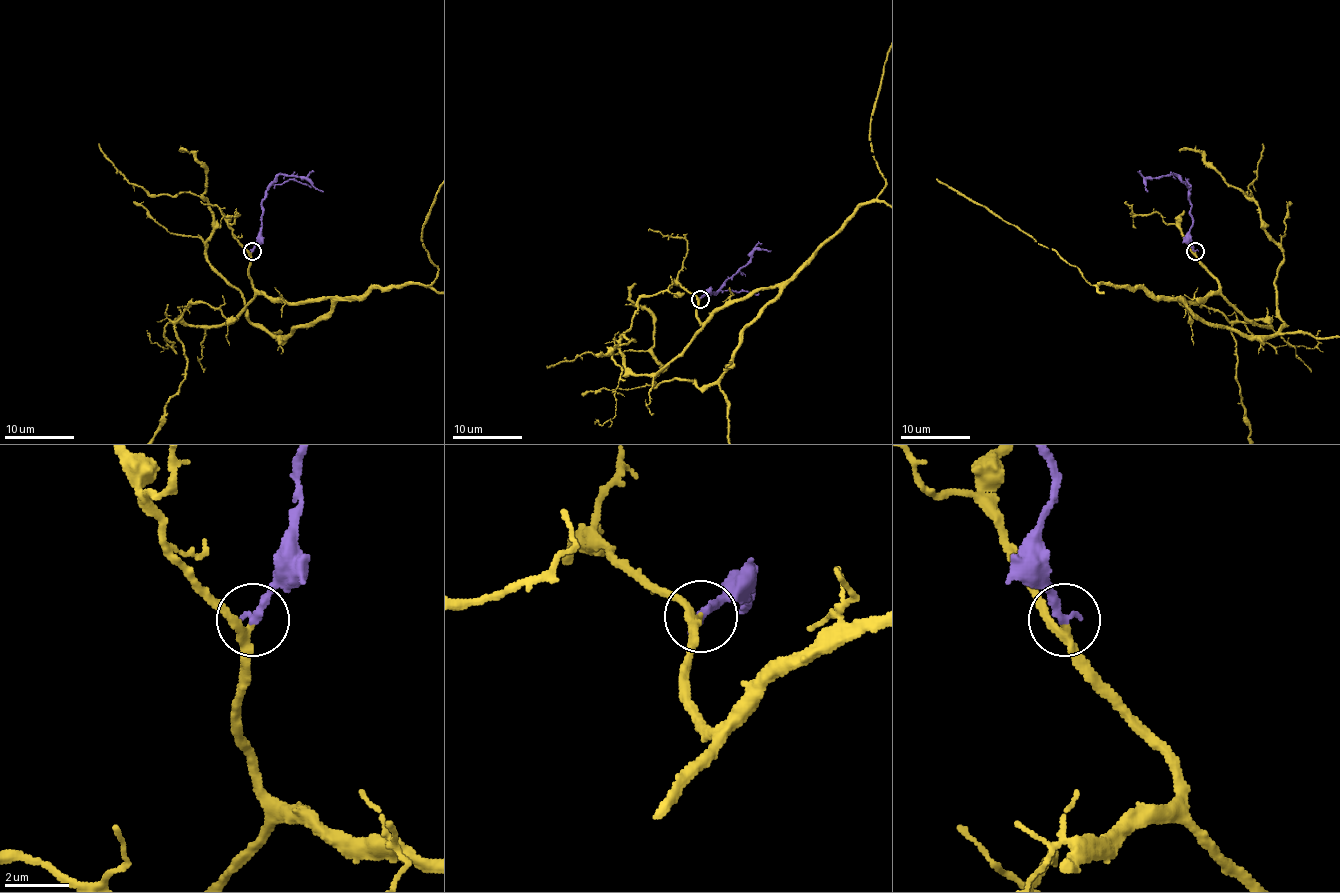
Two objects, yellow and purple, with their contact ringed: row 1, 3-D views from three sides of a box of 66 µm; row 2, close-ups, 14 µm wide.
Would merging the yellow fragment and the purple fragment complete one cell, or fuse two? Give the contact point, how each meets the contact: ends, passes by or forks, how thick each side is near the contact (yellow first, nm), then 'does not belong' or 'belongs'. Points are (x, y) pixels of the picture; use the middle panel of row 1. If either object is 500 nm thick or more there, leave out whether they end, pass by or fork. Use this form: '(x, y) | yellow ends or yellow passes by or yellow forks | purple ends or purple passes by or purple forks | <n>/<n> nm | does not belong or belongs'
(700, 299) | yellow passes by | purple ends | 240/240 nm | belongs

